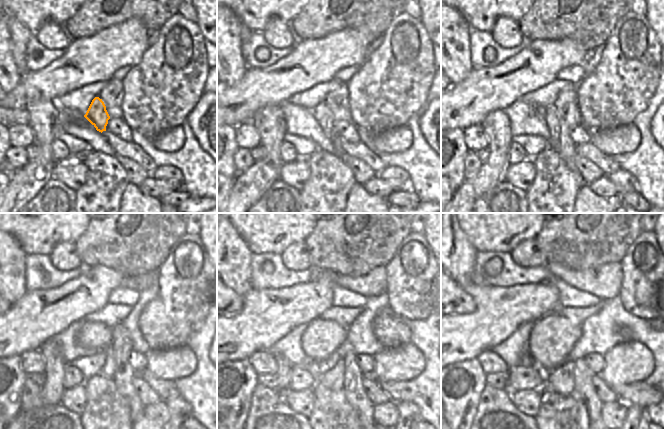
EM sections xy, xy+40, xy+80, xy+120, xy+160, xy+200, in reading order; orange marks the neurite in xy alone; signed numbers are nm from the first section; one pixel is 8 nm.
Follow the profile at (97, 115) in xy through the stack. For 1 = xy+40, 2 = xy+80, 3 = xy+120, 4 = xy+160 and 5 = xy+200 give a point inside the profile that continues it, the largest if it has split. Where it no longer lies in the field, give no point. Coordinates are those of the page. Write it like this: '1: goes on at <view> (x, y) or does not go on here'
1: goes on at xy+40 (322, 113)
2: goes on at xy+80 (549, 114)
3: goes on at xy+120 (108, 370)
4: goes on at xy+160 (333, 379)
5: goes on at xy+200 (561, 380)

